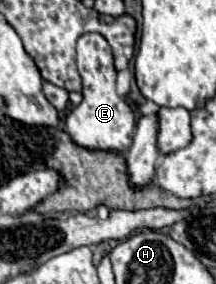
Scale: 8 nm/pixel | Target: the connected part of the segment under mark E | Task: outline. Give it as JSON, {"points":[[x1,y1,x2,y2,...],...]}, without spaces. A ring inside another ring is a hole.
{"points":[[100,34,80,36,78,44,76,44,76,62,78,62,78,72,80,72,82,84,84,84,84,88,82,88,84,100,80,106,76,106,68,114,66,132,70,134,74,144,84,146,88,150,124,154,132,144,136,120,134,120,134,112,130,110,130,106,114,90,116,70,114,70,110,44]]}

